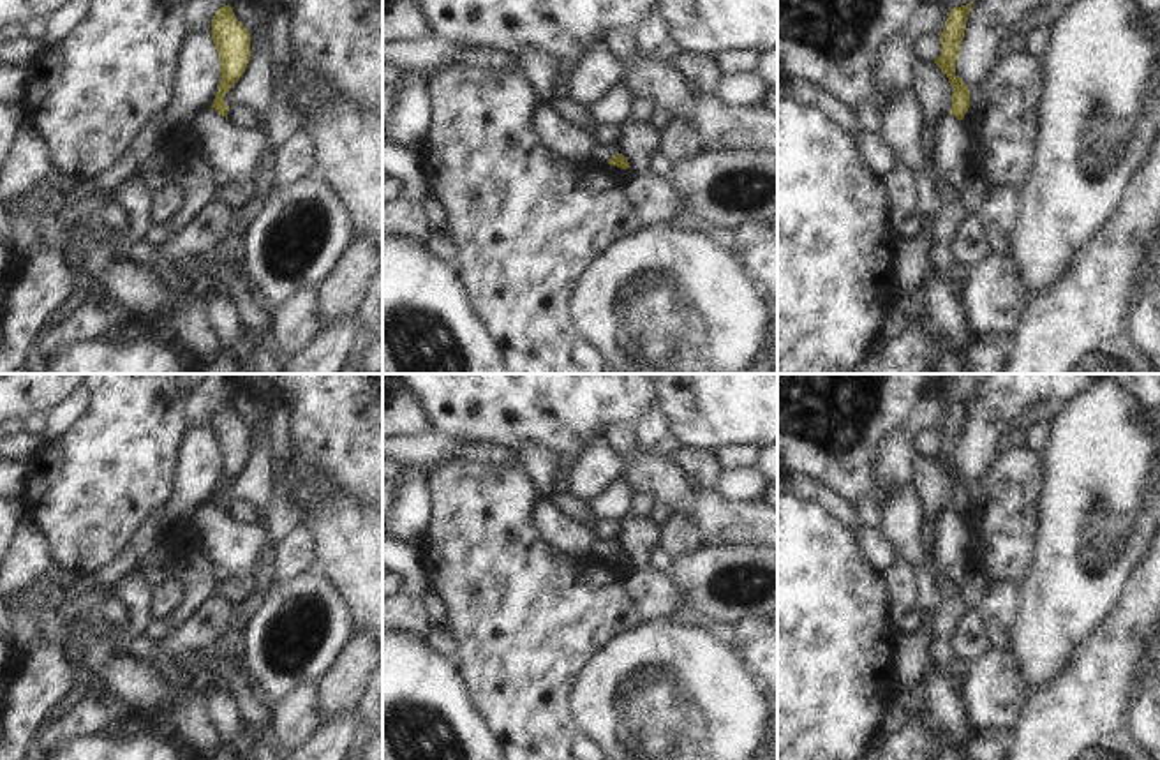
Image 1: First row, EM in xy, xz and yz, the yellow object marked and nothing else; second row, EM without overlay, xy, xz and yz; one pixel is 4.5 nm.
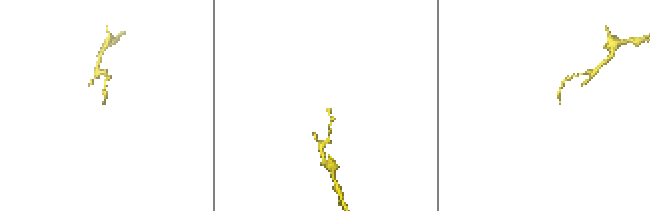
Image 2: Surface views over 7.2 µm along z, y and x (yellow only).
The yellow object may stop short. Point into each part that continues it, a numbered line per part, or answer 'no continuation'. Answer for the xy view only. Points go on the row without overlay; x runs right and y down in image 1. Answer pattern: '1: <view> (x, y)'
no continuation.

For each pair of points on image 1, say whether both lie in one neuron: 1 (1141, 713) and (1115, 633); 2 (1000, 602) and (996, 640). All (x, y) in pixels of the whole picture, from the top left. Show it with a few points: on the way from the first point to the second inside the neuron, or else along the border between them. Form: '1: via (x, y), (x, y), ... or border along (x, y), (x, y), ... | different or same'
1: via (1141, 693), (1141, 688), (1132, 679), (1132, 653) | same
2: via (1000, 610), (1000, 632) | same

